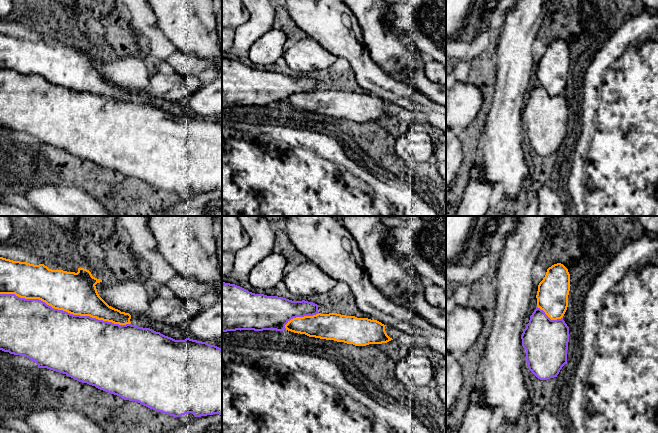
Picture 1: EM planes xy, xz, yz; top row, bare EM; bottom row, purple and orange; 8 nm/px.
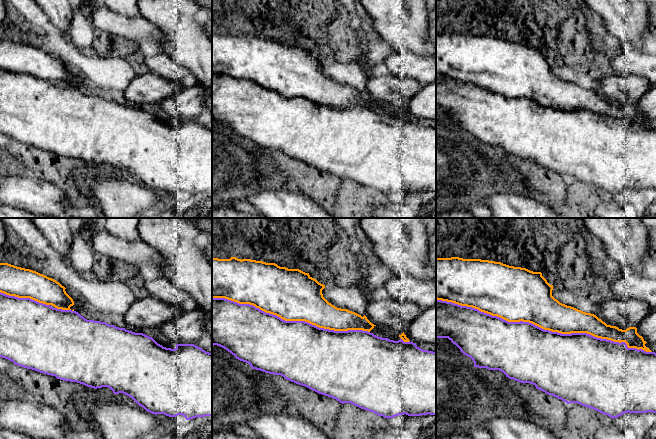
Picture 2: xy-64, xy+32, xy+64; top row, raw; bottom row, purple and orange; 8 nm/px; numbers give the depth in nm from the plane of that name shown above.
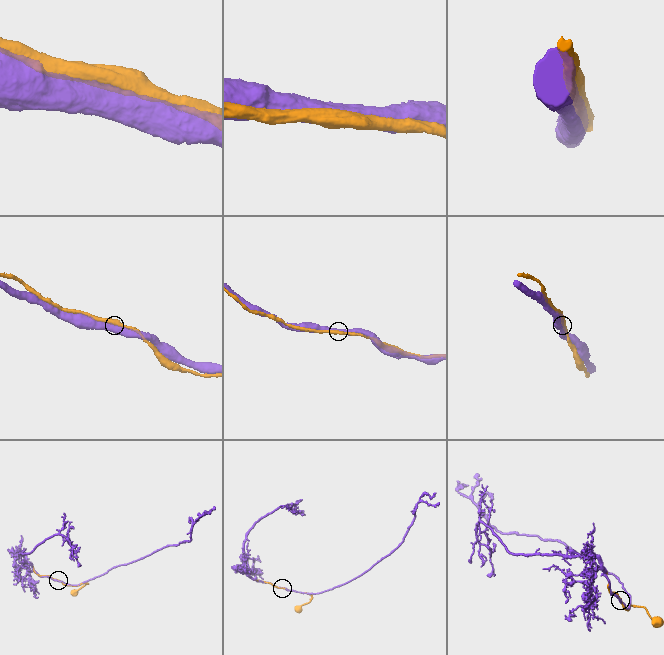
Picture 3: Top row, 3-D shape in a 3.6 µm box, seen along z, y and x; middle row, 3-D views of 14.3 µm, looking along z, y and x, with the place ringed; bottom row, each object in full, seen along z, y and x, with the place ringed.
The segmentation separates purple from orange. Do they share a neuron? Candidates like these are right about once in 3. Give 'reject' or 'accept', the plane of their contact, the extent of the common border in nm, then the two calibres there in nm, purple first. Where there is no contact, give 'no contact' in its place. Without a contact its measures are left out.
accept | xy | 1100 nm | 480/320 nm

